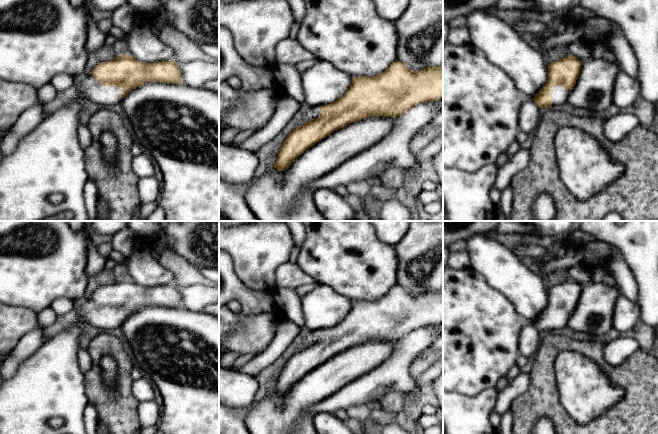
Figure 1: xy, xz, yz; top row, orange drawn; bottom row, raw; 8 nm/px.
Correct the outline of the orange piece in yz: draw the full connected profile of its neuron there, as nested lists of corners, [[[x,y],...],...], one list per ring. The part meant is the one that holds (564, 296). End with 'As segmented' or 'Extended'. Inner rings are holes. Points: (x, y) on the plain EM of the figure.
[[[568,279],[548,289],[547,307],[532,323],[539,332],[556,332],[567,327],[581,294],[581,284]]]. Extended

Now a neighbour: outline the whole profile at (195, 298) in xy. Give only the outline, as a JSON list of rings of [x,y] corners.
[[[191,285],[179,287],[182,307],[193,311],[201,312],[213,303],[219,302],[219,285]]]

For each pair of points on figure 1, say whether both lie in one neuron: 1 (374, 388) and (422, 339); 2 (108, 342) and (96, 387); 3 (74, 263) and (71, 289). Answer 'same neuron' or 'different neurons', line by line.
1: same neuron
2: same neuron
3: same neuron

